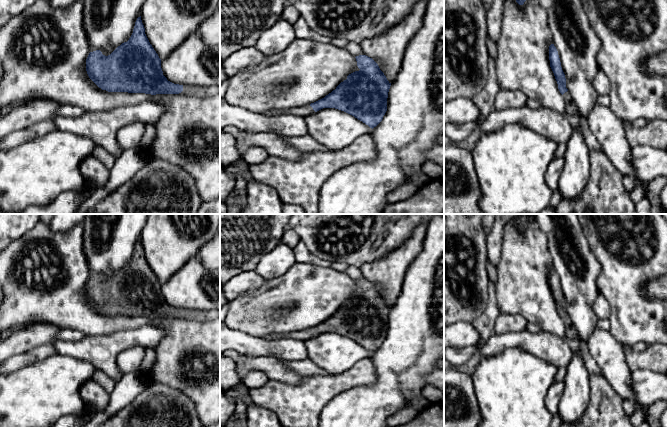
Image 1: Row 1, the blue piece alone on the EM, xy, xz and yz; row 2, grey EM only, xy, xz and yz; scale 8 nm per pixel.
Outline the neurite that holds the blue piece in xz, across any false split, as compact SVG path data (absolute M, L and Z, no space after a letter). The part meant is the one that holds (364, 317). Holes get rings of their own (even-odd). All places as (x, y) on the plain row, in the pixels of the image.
M366 279L355 282L360 294L349 298L346 304L324 322L298 332L270 334L267 339L293 338L306 341L323 332L335 332L373 353L382 345L387 335L391 307L372 282Z

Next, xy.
M141 240L137 242L133 257L127 266L118 270L110 279L105 280L100 274L90 276L86 283L86 295L89 302L102 314L108 316L128 316L128 317L145 317L145 318L181 318L189 321L209 322L220 318L220 309L212 310L187 310L174 308L167 304L163 299L161 292L161 283L150 268Z

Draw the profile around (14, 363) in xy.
M53 344L36 347L24 354L13 356L0 364L0 374L16 371L28 364L44 360L55 354L57 353Z

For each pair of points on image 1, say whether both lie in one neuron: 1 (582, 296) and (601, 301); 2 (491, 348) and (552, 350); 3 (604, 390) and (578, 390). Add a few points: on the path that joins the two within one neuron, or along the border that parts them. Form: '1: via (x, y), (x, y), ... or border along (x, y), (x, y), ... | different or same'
1: border along (600, 293), (593, 304), (593, 311), (598, 319) | different
2: via (506, 341), (528, 341), (537, 344) | same
3: border along (590, 375), (589, 404), (584, 413) | different

